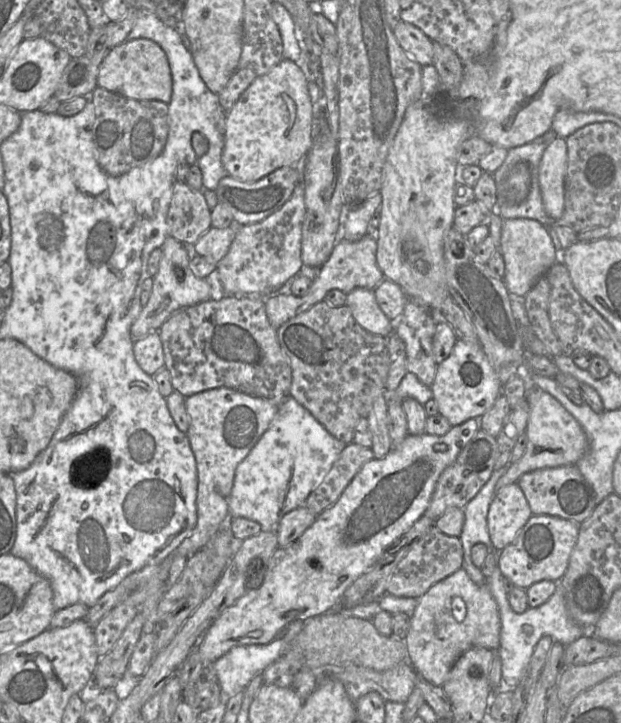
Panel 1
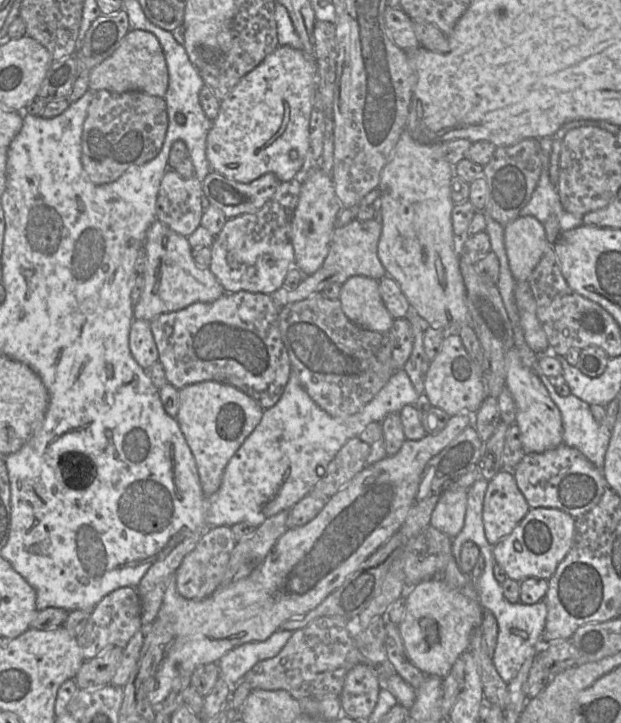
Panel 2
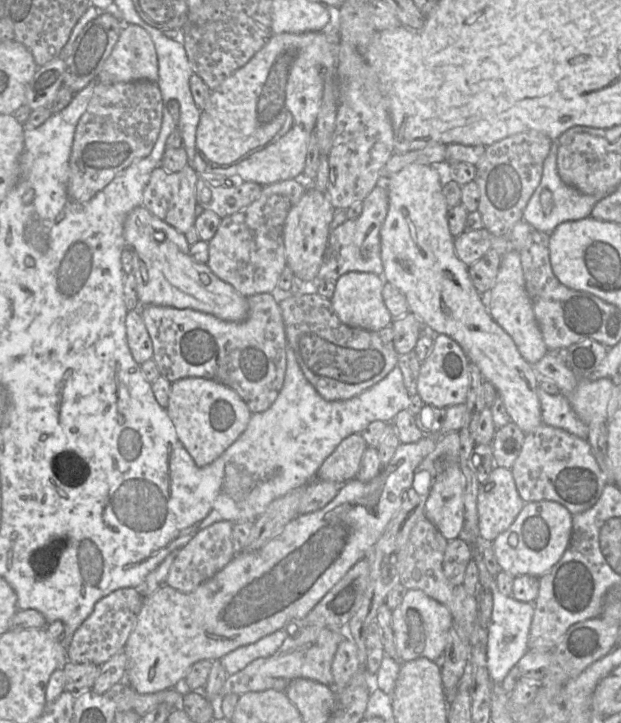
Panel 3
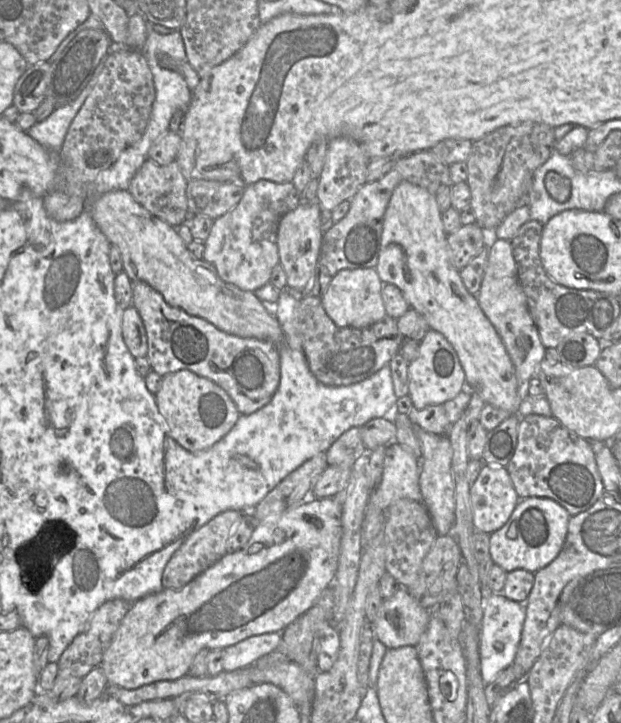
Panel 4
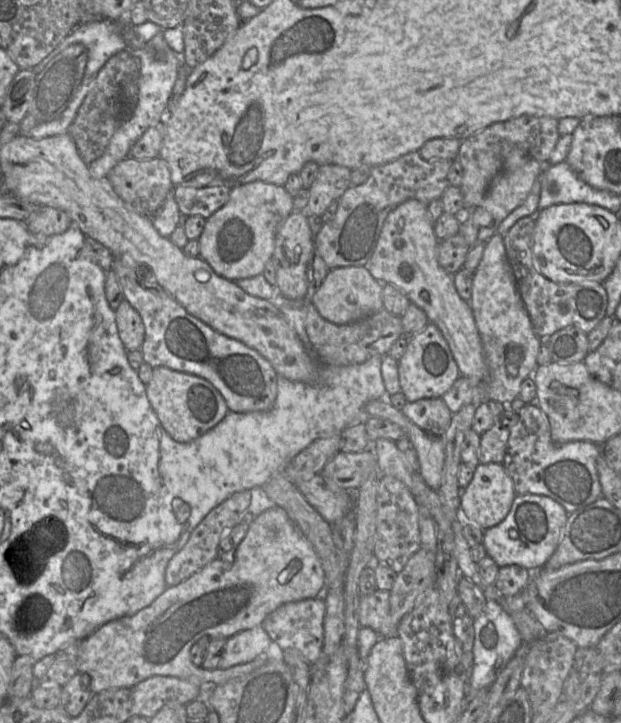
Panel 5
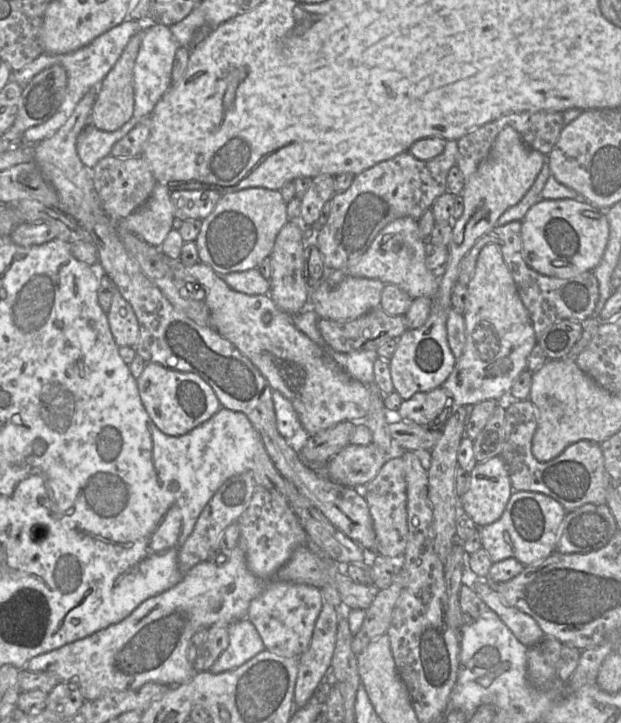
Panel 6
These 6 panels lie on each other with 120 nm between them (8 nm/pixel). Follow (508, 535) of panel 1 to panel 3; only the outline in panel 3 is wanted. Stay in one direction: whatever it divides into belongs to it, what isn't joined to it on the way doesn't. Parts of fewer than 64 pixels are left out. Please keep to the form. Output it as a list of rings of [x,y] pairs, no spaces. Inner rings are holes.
[[[494,467],[485,485],[478,487],[479,535],[492,542],[514,522],[525,502],[521,499],[511,469]]]

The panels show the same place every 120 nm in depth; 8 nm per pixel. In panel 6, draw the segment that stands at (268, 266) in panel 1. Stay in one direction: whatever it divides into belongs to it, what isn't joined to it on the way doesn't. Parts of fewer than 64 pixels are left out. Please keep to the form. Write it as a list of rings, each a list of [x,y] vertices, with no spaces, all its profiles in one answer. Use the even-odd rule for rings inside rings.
[[[252,187],[221,194],[212,212],[202,220],[195,240],[198,261],[210,266],[218,275],[257,268],[264,258],[270,256],[276,236],[288,222],[286,206],[278,190]]]

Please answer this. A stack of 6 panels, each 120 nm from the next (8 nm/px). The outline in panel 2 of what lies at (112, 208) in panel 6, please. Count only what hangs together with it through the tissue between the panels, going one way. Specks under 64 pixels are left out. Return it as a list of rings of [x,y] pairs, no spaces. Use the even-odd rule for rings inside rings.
[[[168,169],[161,180],[157,200],[157,220],[188,238],[201,224],[202,184],[196,176],[182,178]]]

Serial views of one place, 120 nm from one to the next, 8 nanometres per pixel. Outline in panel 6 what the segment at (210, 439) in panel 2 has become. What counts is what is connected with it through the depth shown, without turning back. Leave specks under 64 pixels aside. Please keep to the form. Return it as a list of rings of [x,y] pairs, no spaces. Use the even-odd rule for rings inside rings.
[[[146,363],[136,384],[147,414],[155,426],[169,436],[187,434],[212,418],[221,408],[211,386],[195,373],[180,372],[157,363]]]

